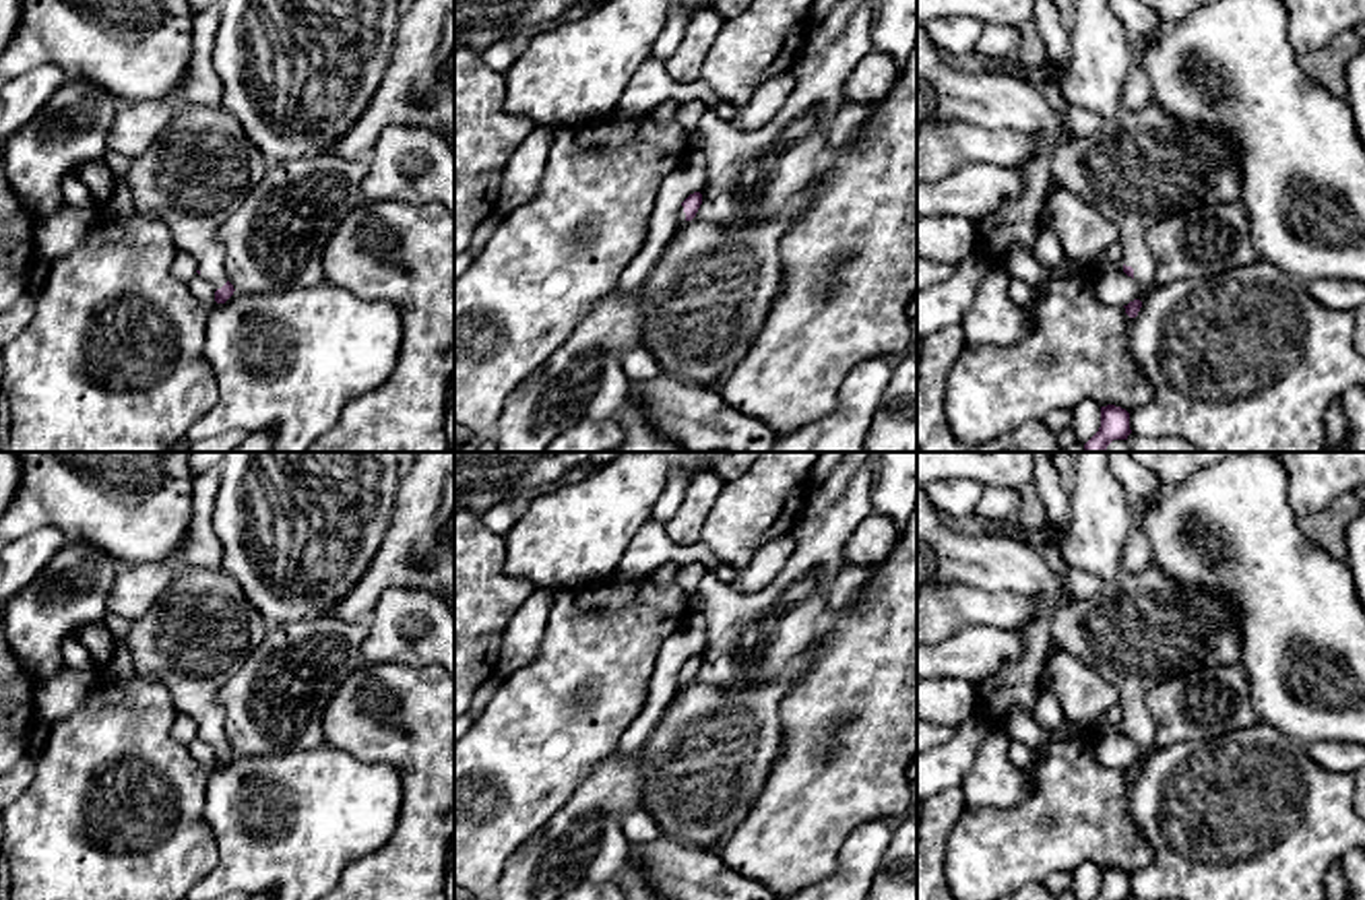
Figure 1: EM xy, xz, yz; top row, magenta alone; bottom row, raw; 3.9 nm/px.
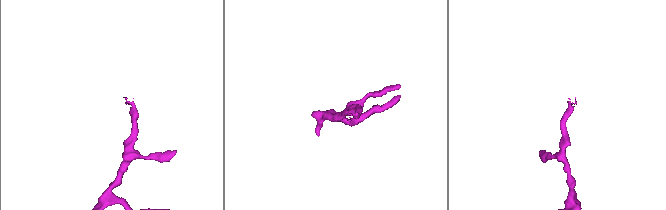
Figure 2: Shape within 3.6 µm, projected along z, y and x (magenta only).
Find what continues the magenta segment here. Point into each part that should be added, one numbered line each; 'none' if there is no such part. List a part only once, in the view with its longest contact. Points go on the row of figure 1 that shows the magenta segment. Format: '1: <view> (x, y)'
1: yz (1143, 166)

